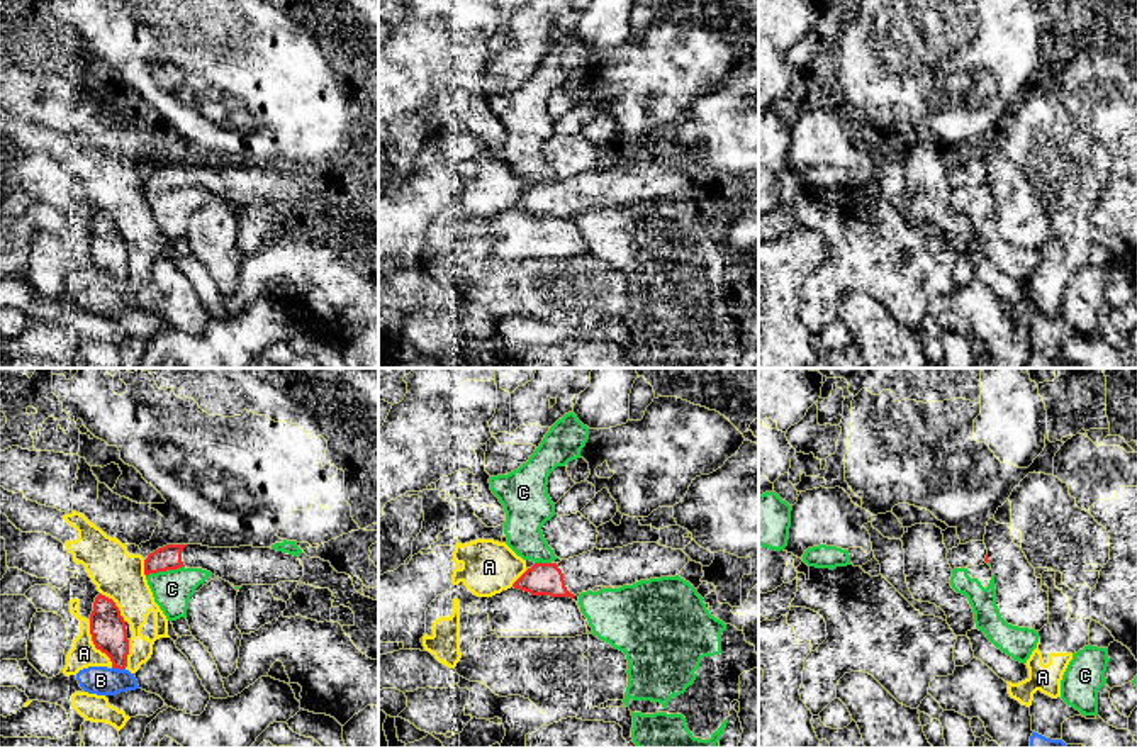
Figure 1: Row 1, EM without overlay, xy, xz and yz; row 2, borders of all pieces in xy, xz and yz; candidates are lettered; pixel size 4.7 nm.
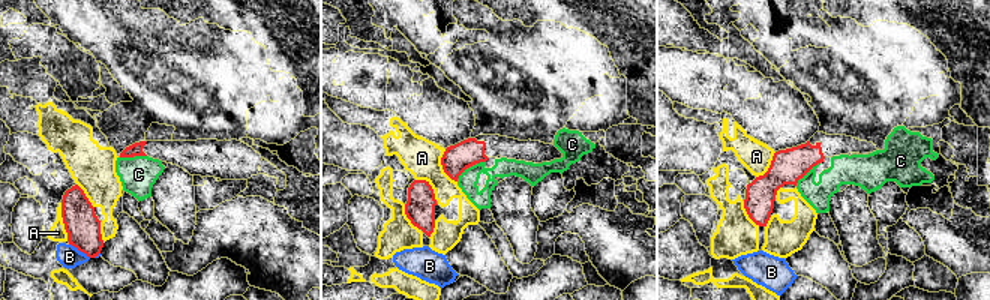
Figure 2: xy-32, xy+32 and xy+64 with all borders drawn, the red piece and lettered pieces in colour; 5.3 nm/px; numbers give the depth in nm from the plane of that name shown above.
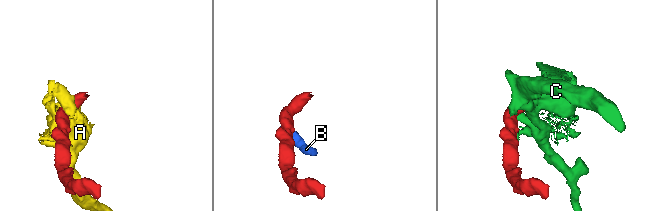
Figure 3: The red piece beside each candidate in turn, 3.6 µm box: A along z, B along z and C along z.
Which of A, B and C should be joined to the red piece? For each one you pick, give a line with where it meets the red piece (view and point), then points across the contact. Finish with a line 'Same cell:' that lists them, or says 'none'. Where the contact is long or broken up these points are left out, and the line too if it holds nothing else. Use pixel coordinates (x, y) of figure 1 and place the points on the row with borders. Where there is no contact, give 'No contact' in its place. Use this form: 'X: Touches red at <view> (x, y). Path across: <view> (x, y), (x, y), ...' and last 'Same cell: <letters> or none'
Same cell: none

